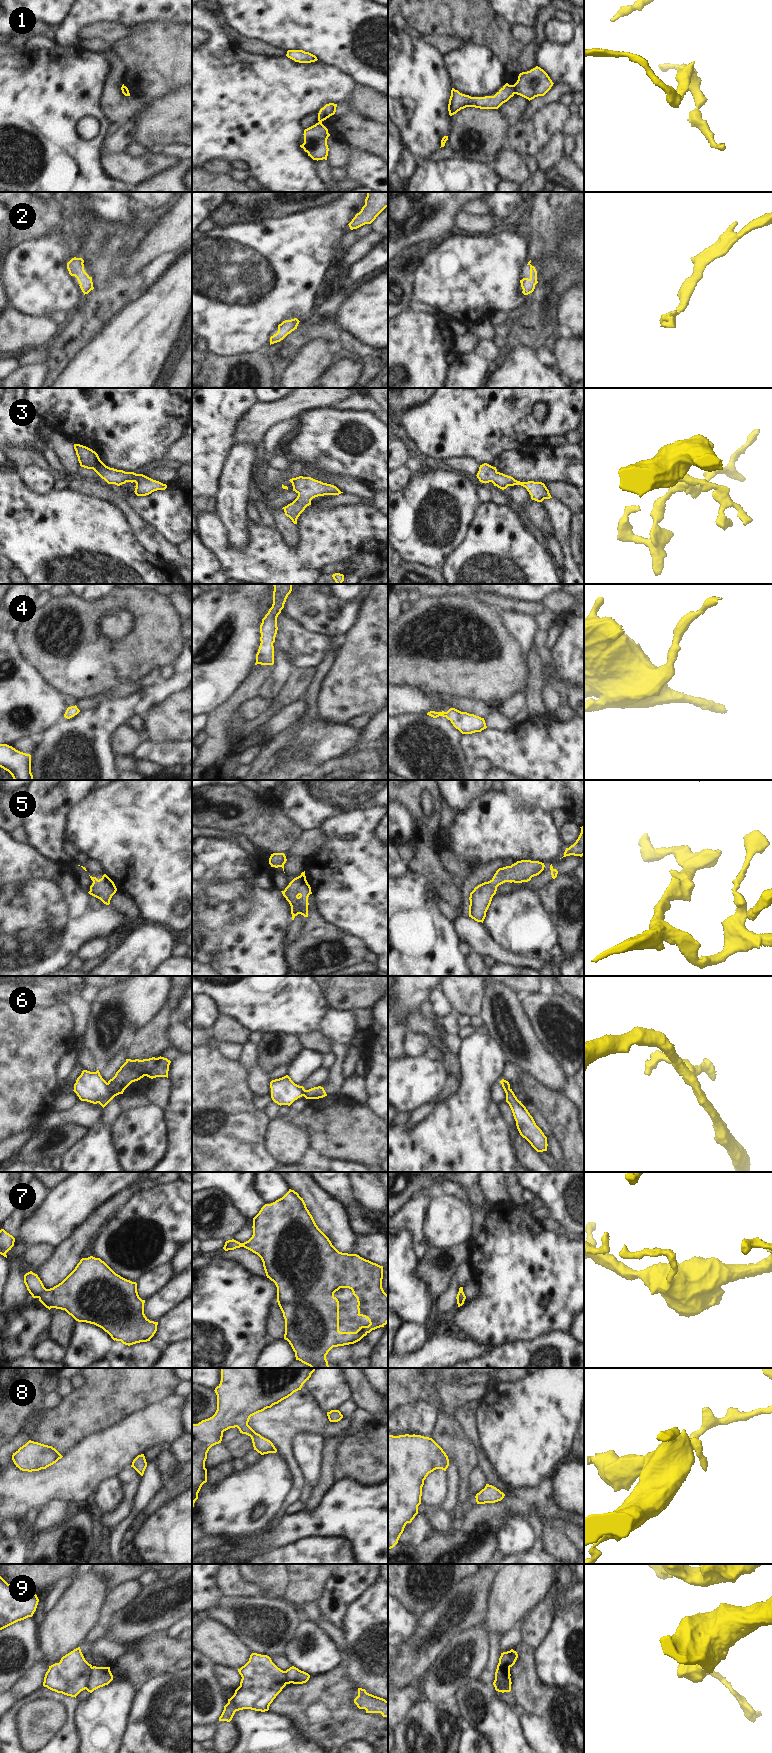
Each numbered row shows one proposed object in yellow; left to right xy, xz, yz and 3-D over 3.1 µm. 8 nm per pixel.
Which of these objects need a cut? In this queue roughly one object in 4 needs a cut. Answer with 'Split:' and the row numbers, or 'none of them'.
Split: 1, 6, 9

